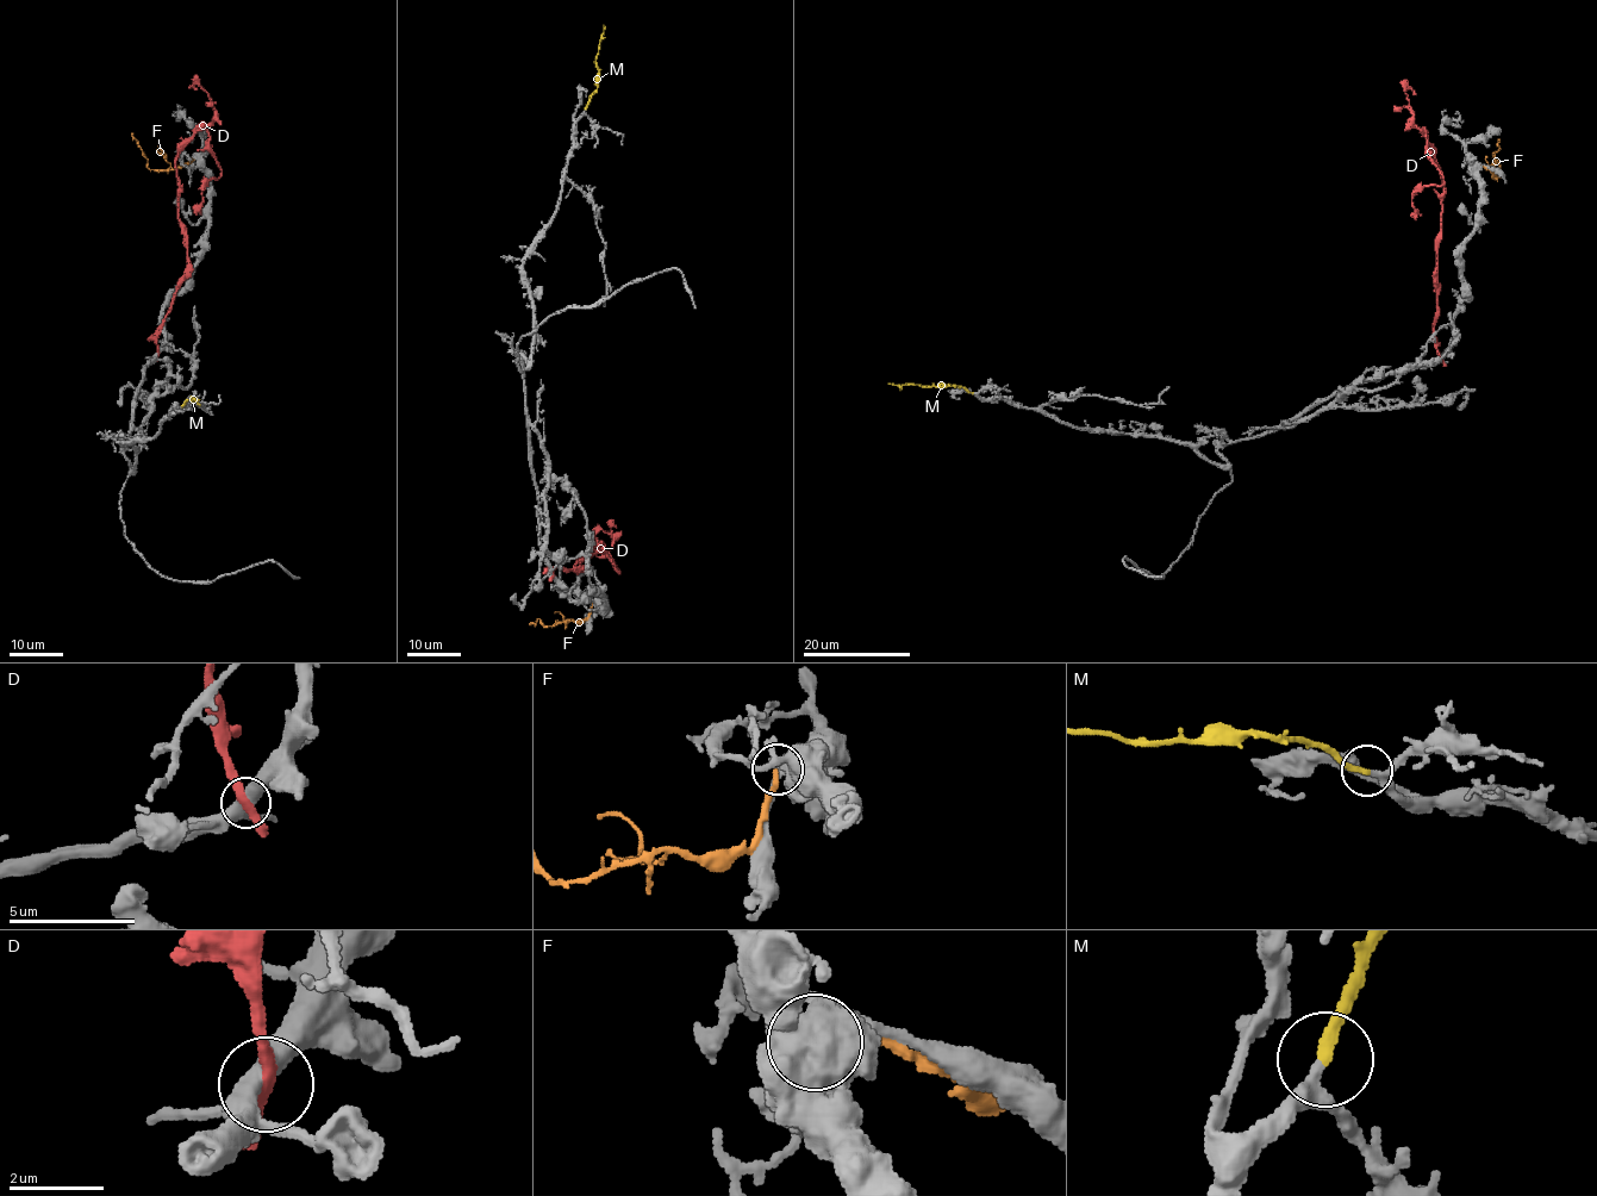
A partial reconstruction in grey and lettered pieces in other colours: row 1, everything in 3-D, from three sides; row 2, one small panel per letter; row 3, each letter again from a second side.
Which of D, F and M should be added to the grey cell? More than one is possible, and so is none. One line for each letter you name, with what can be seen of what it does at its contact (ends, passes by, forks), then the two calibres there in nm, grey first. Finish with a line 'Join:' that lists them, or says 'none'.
M: it ends | 240/240 nm
Join: M

